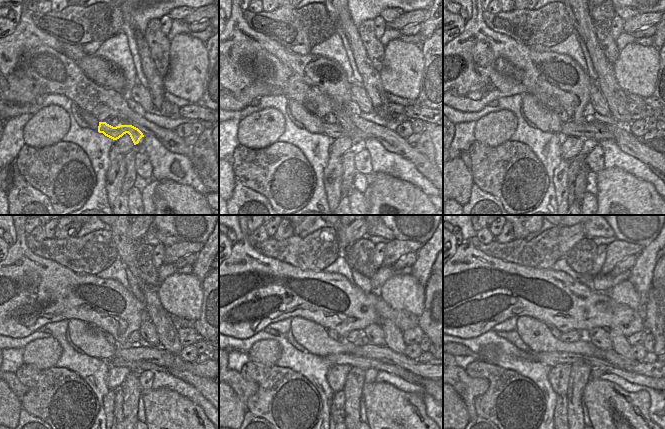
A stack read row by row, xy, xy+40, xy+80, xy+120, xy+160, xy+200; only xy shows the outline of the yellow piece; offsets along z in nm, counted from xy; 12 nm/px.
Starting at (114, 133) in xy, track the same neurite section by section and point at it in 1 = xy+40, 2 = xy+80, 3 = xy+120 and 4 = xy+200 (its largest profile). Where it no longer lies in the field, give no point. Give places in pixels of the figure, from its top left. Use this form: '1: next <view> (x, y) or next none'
1: next xy+40 (337, 131)
2: next xy+80 (563, 131)
3: next xy+120 (157, 355)
4: next xy+200 (611, 356)

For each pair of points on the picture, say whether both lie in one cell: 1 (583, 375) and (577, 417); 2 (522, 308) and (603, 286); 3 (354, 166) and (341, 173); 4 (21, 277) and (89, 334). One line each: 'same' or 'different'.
1: same
2: different
3: different
4: different

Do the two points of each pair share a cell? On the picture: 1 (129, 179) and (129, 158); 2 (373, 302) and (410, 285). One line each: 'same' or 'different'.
1: same
2: different

